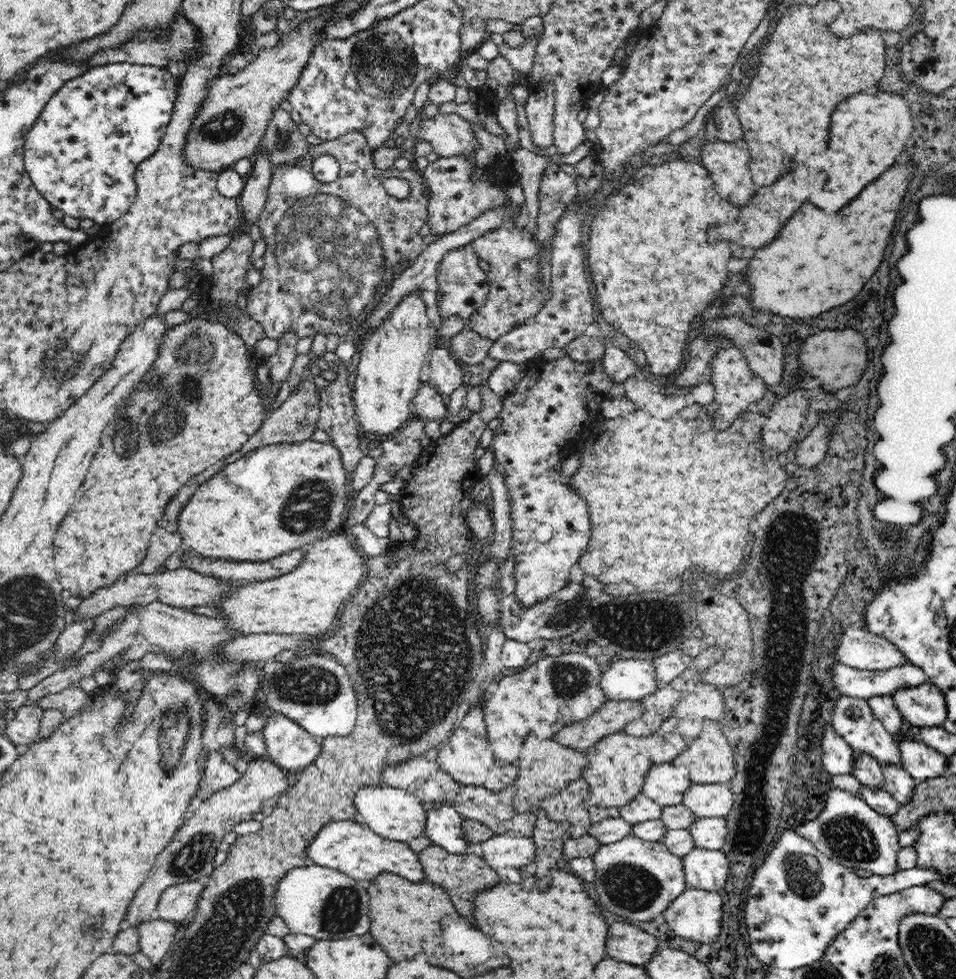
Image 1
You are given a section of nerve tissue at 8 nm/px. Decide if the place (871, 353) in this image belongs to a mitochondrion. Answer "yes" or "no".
no

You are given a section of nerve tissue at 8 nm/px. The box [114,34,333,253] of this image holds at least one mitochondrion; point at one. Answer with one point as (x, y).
(230, 123)

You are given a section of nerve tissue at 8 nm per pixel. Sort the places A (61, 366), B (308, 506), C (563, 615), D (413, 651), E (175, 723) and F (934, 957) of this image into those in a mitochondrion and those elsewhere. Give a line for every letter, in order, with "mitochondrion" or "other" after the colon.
A: mitochondrion
B: mitochondrion
C: mitochondrion
D: mitochondrion
E: mitochondrion
F: mitochondrion

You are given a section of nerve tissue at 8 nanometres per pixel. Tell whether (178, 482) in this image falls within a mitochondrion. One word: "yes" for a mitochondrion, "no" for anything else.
no

